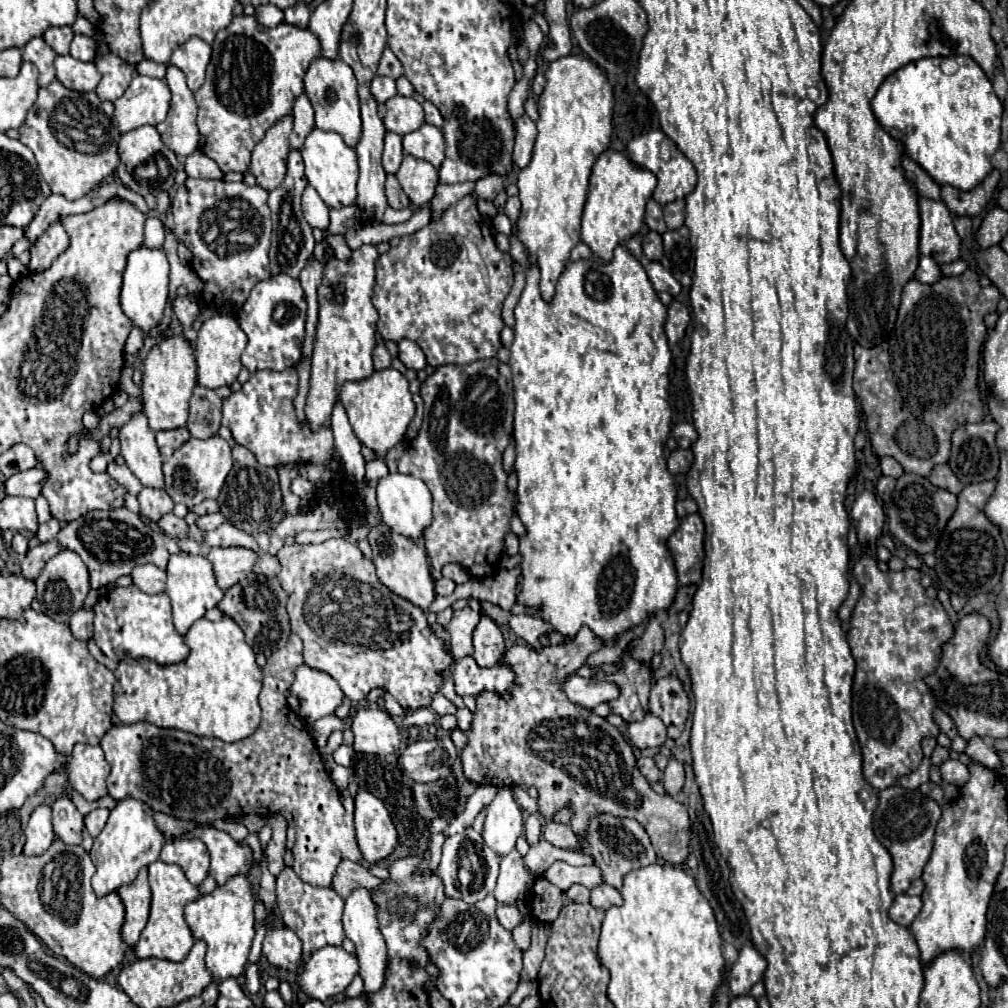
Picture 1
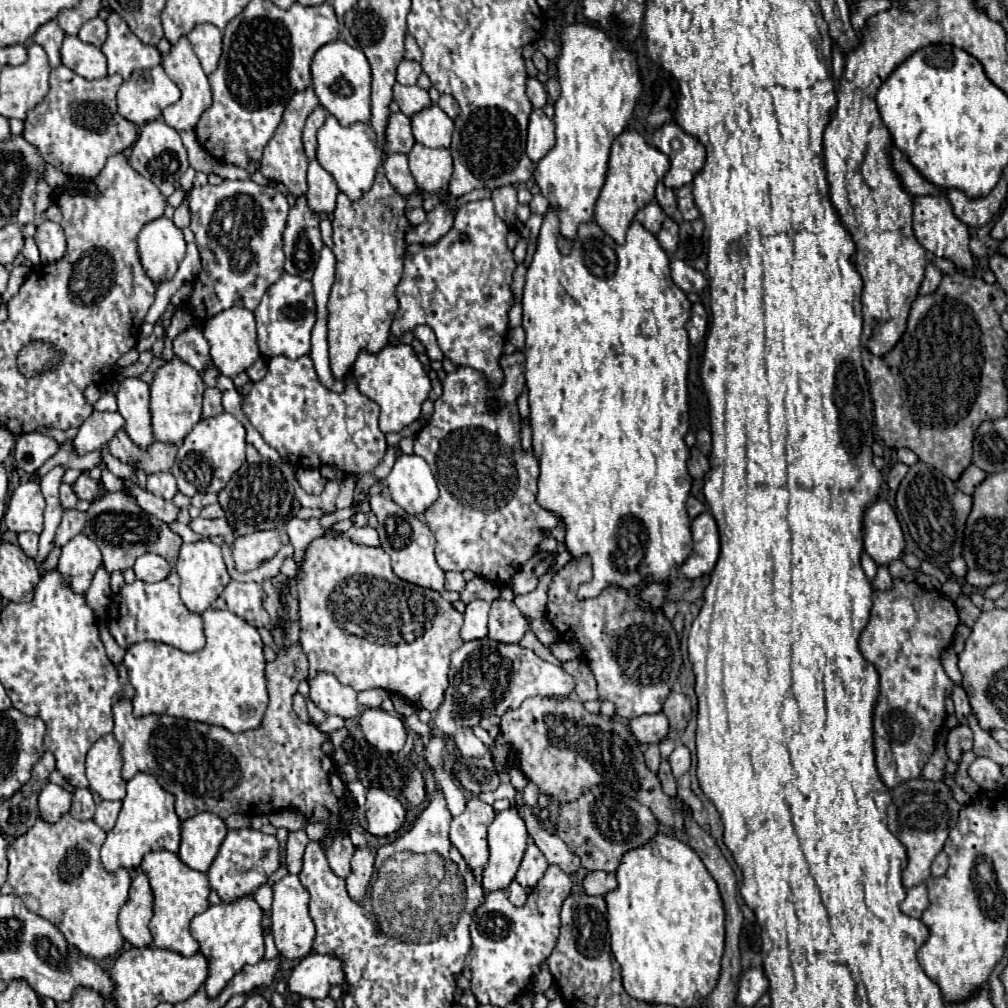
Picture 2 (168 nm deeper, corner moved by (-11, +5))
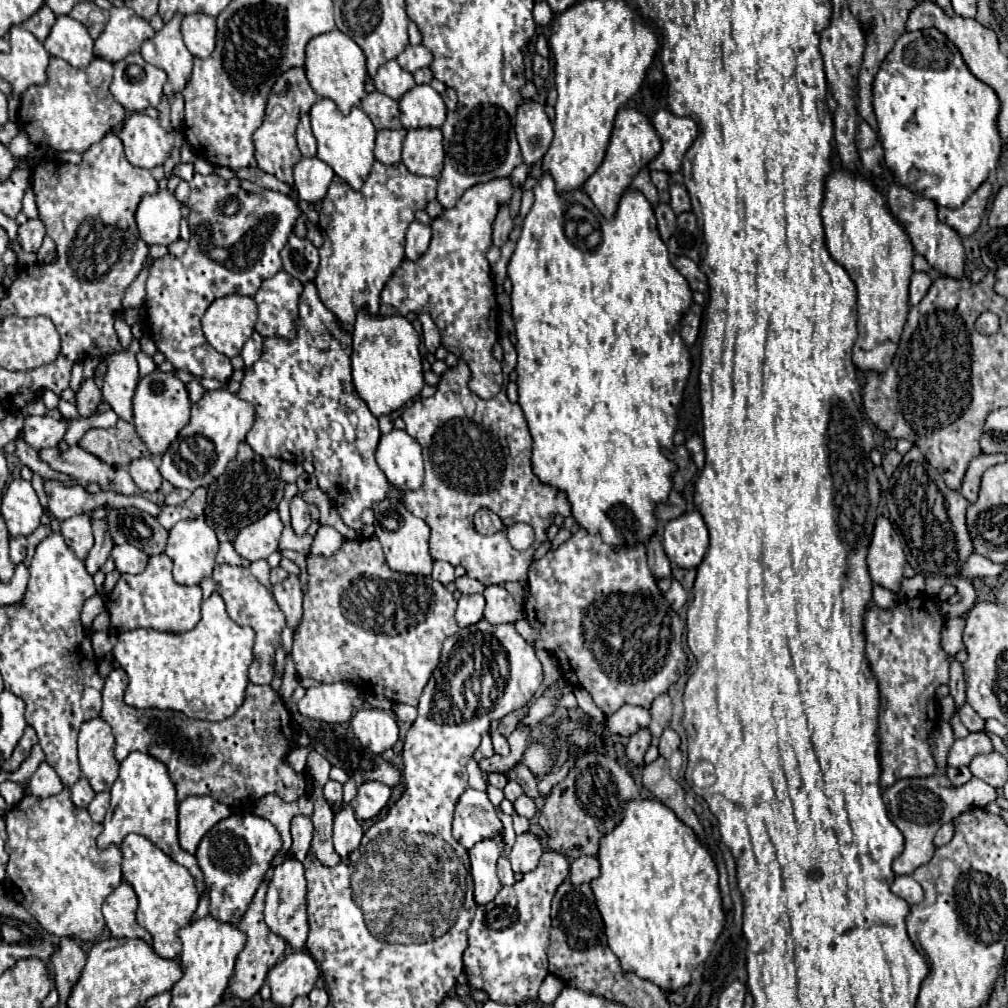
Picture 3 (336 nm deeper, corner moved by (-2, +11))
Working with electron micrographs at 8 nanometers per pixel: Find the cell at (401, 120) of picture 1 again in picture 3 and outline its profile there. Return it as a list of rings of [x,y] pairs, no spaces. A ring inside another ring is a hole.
[[[387,60],[377,70],[377,74],[373,76],[373,84],[379,92],[387,94],[393,100],[399,100],[407,90],[411,90],[415,86],[413,74],[405,72],[395,60]]]

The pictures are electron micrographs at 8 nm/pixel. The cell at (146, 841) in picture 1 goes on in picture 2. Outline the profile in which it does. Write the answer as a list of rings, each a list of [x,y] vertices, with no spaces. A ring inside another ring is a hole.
[[[136,774],[128,786],[126,786],[126,798],[122,800],[122,810],[118,814],[116,826],[106,834],[106,842],[102,844],[102,864],[104,868],[114,874],[118,868],[126,868],[126,870],[136,870],[142,864],[142,858],[152,852],[152,850],[170,850],[170,852],[178,852],[180,846],[180,820],[174,812],[174,796],[164,792],[160,788],[160,784],[156,782],[156,778],[148,776],[148,774]]]

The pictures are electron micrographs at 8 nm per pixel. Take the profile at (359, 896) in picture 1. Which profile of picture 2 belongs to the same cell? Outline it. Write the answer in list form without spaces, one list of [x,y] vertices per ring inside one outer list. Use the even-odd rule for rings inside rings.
[[[356,848],[354,856],[352,856],[352,872],[346,878],[348,894],[354,902],[362,904],[362,900],[366,898],[370,882],[372,882],[372,872],[374,872],[374,856],[370,854],[368,848],[364,848],[364,850]]]

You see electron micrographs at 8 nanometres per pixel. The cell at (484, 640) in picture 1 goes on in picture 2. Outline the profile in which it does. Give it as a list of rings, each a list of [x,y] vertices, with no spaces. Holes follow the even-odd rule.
[[[508,600],[492,602],[490,618],[488,618],[490,640],[502,644],[518,644],[526,630],[528,630],[528,622],[514,602]]]

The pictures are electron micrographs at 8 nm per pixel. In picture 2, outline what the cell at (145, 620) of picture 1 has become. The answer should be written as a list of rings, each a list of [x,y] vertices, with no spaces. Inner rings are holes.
[[[176,572],[156,584],[148,584],[142,580],[126,584],[114,596],[108,608],[108,628],[122,648],[152,640],[164,642],[182,652],[198,652],[206,644],[202,632],[202,618],[198,614],[192,614],[180,600],[180,578]]]

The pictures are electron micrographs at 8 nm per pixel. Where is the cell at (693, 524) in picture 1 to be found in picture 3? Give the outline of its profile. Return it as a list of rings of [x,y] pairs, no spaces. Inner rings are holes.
[[[687,512],[665,524],[663,546],[671,562],[681,568],[697,568],[709,548],[709,532],[701,514]]]

